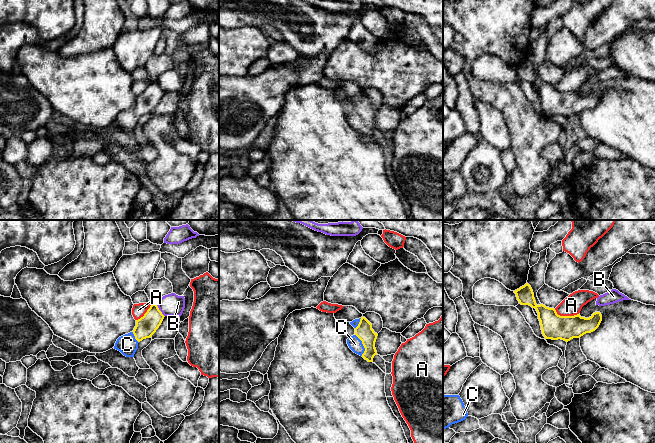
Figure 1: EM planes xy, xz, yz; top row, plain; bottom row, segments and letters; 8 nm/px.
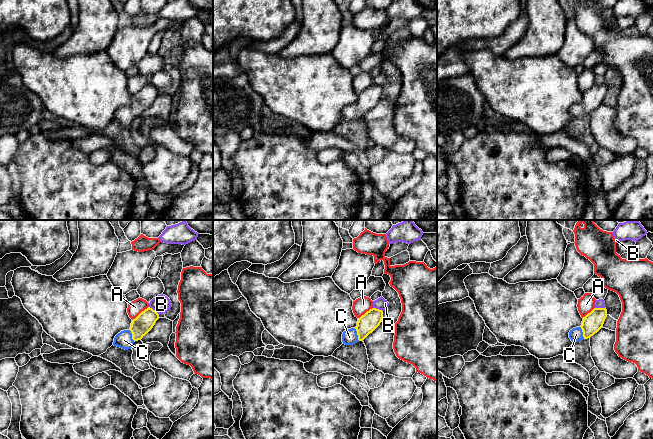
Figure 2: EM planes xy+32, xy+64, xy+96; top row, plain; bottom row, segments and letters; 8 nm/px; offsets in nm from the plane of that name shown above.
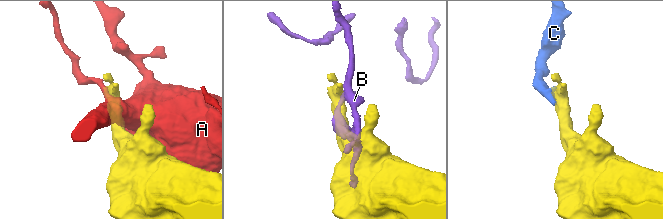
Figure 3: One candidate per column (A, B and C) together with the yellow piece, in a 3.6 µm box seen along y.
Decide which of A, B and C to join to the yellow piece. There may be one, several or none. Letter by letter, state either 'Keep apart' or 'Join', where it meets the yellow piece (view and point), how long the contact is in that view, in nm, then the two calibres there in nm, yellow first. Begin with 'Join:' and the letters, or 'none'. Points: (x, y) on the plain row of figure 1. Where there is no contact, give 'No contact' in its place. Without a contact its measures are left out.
Join: C
A: Keep apart. Touches yellow at yz (566, 92). Shared border 200 nm. Thickness 200 nm (yellow) against 160 nm
B: Keep apart. Touches yellow at xy (159, 86). Shared border 120 nm. Thickness 170 nm (yellow) against 180 nm
C: Join. Touches yellow at xz (363, 121). Shared border 190 nm. Thickness 140 nm (yellow) against 110 nm

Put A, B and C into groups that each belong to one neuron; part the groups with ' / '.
A / B / C

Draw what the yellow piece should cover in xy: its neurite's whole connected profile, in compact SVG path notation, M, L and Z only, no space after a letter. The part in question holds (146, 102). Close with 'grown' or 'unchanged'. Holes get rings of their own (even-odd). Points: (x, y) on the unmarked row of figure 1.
M151 80L144 92L136 96L134 106L117 115L114 125L120 127L126 133L134 133L138 119L143 115L152 113L164 93L157 80Z; grown

